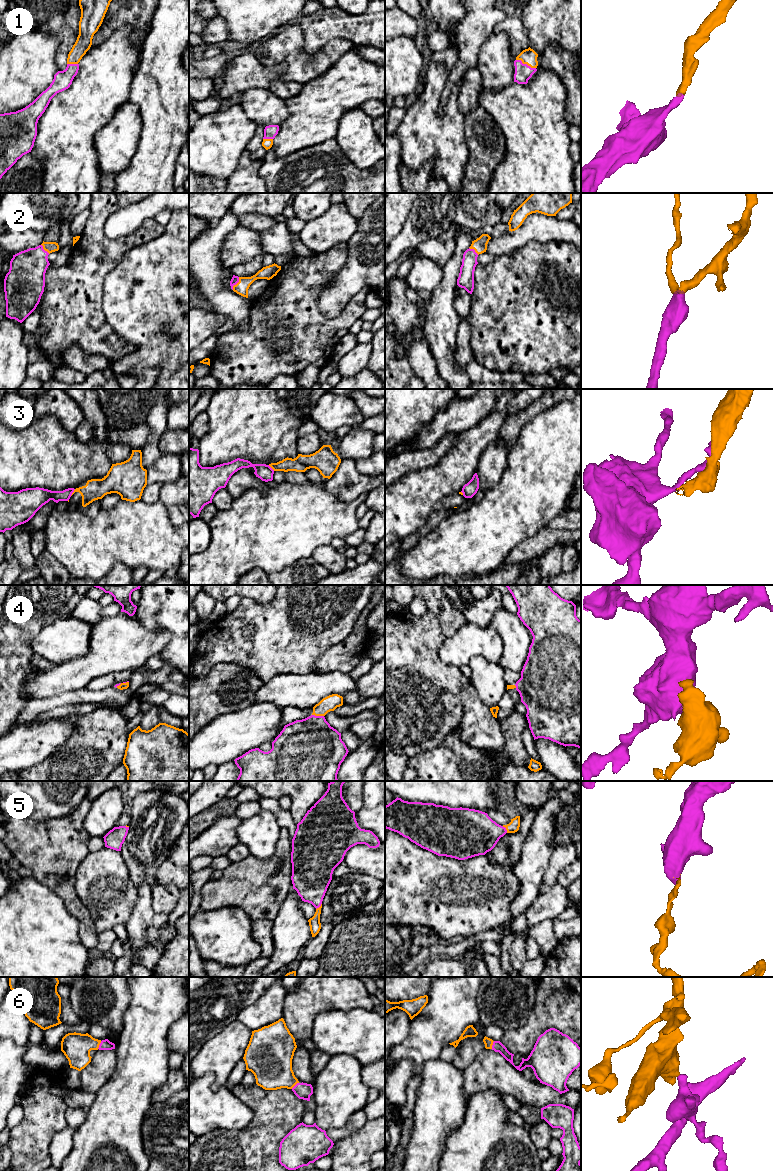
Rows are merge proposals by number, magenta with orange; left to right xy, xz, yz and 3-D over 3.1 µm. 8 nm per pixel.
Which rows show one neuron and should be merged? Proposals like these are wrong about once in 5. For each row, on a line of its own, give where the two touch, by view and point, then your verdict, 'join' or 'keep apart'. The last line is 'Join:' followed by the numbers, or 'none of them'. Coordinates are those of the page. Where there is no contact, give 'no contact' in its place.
1: contact yz (526, 64); join
2: contact xz (236, 283); join
3: contact xy (73, 491); keep apart
4: contact xz (318, 716); join
5: contact yz (505, 829); join
6: contact xy (99, 1045); join
Join: 1, 2, 4, 5, 6

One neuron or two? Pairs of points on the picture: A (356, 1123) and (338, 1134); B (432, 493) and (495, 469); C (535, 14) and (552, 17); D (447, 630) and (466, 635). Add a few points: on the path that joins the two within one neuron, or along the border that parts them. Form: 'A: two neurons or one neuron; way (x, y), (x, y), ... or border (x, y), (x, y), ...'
A: one neuron; way (352, 1125), (342, 1132)
B: two neurons; border (485, 450), (480, 457), (479, 465), (475, 472)
C: one neuron; way (539, 16), (548, 17)
D: two neurons; border (467, 622), (446, 638)

